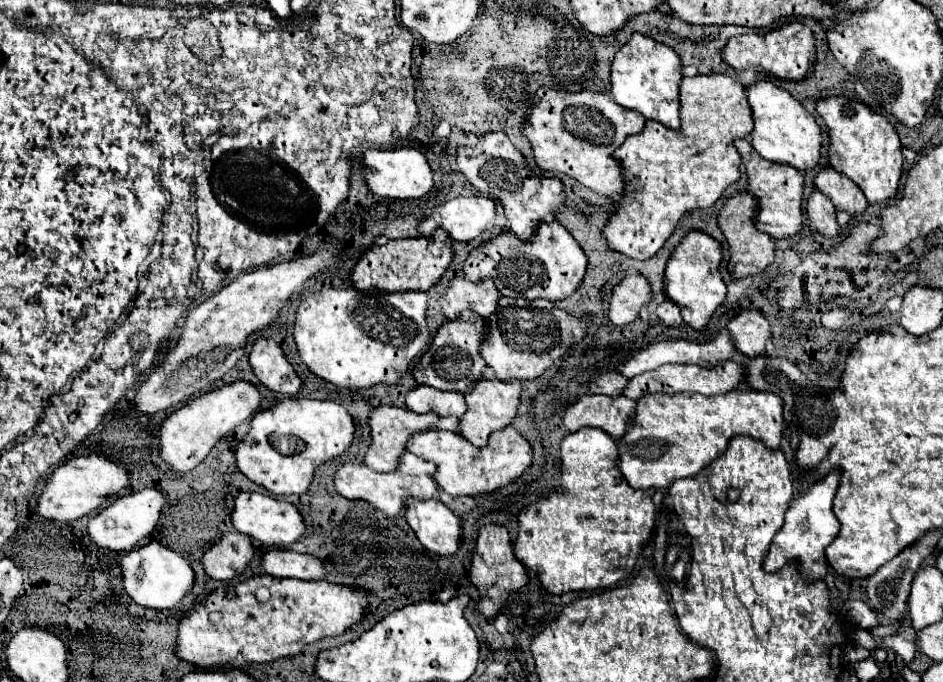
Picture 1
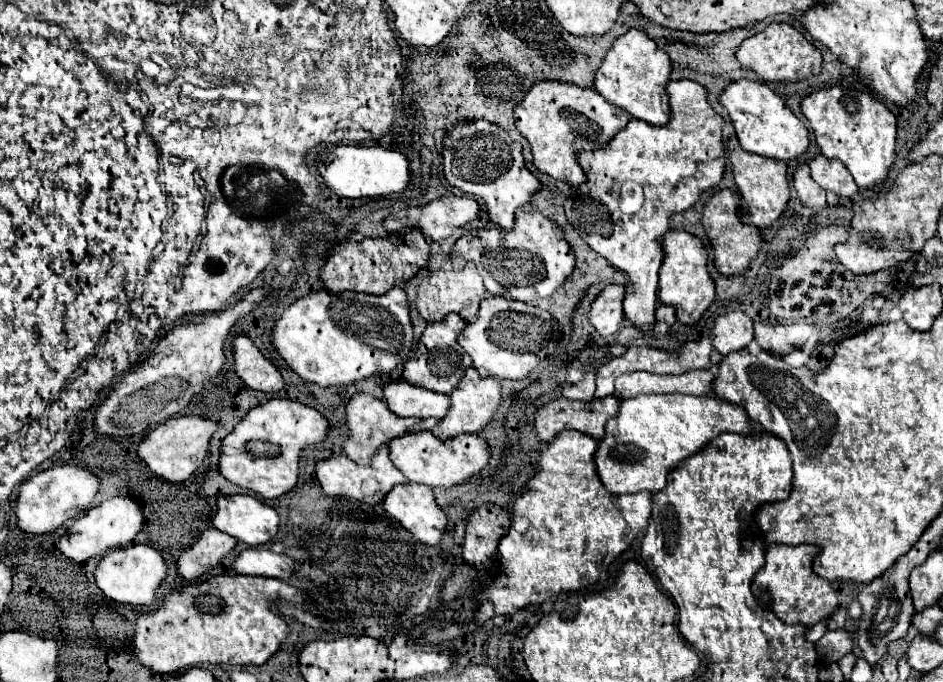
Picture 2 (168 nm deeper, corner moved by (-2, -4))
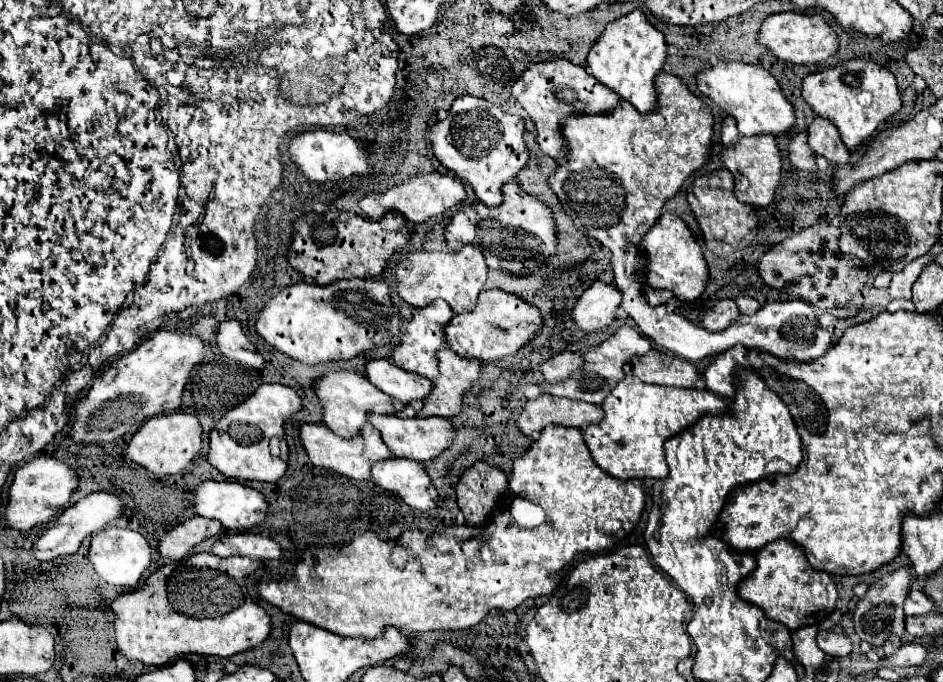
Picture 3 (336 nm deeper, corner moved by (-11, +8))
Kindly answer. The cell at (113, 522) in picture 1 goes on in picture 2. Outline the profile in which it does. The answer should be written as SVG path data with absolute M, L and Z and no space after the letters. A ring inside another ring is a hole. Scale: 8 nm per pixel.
M113 497L109 501L99 503L97 507L89 509L87 513L83 513L67 529L67 533L61 537L61 541L57 543L57 549L67 559L87 561L91 557L103 555L107 551L113 551L113 549L131 545L133 539L135 539L135 535L139 533L141 525L143 525L143 513L141 513L139 503L133 501L133 499L129 499L129 497Z

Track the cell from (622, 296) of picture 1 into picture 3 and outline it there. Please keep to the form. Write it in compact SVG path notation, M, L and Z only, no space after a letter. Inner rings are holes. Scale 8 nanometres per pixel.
M596 279L576 301L572 309L572 319L586 333L596 333L608 327L616 319L616 309L622 297L616 285Z

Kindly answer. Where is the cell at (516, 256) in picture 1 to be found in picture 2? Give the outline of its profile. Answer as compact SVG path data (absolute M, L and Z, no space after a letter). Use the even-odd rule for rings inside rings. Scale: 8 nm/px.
M525 207L515 211L515 225L511 231L489 223L487 227L457 239L451 255L459 255L459 267L463 267L467 261L473 261L489 293L511 297L523 303L549 297L575 269L575 255L569 243L563 239L559 225L543 217L539 211Z

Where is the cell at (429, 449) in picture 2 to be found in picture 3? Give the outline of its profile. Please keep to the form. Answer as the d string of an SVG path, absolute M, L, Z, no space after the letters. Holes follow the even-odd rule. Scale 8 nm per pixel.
M370 415L370 423L374 425L374 429L378 429L382 433L384 443L388 445L388 449L392 451L394 457L406 457L406 459L414 459L414 461L420 461L420 463L426 463L426 461L440 457L452 445L452 435L456 433L456 425L450 419L444 419L444 417L404 419L404 417Z

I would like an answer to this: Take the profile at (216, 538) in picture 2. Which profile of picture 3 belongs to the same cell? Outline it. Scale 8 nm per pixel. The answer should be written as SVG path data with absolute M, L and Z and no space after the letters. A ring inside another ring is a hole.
M192 517L180 523L178 527L174 527L170 533L166 533L158 549L162 557L168 557L172 561L182 561L192 553L196 545L200 545L210 537L216 537L220 531L222 531L222 525L218 521L206 519L206 517Z

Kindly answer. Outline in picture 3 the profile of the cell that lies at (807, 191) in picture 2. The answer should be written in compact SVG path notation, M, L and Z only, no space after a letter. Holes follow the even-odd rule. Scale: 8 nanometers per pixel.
M798 133L794 135L794 139L790 141L790 147L788 147L788 153L790 153L790 163L802 171L810 171L810 173L816 173L816 161L814 161L814 153L812 149L808 147L806 143L806 133Z

